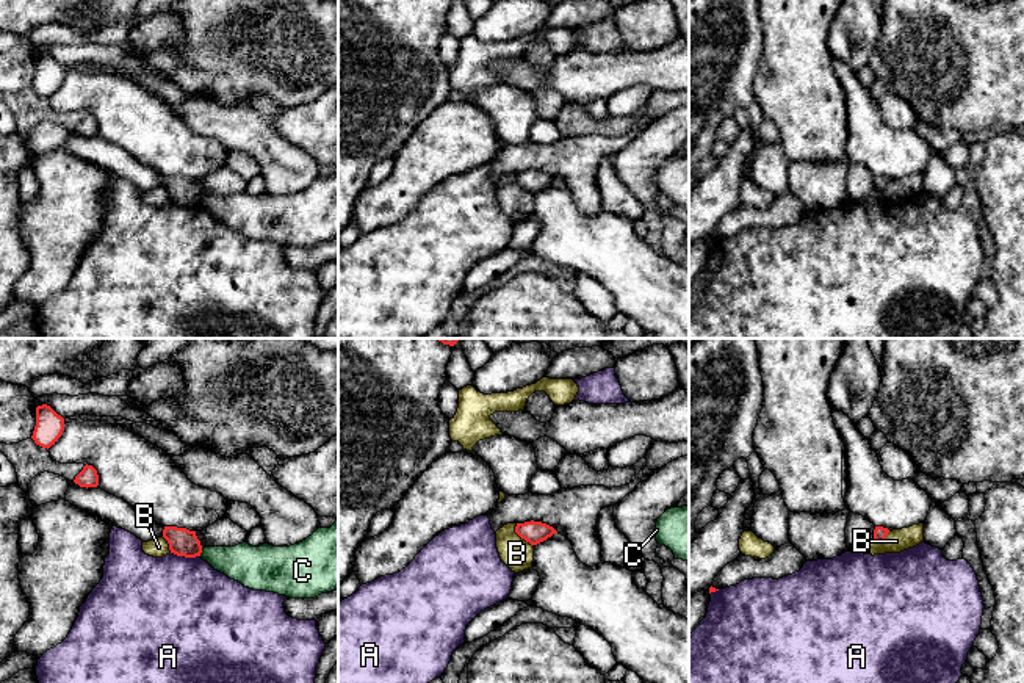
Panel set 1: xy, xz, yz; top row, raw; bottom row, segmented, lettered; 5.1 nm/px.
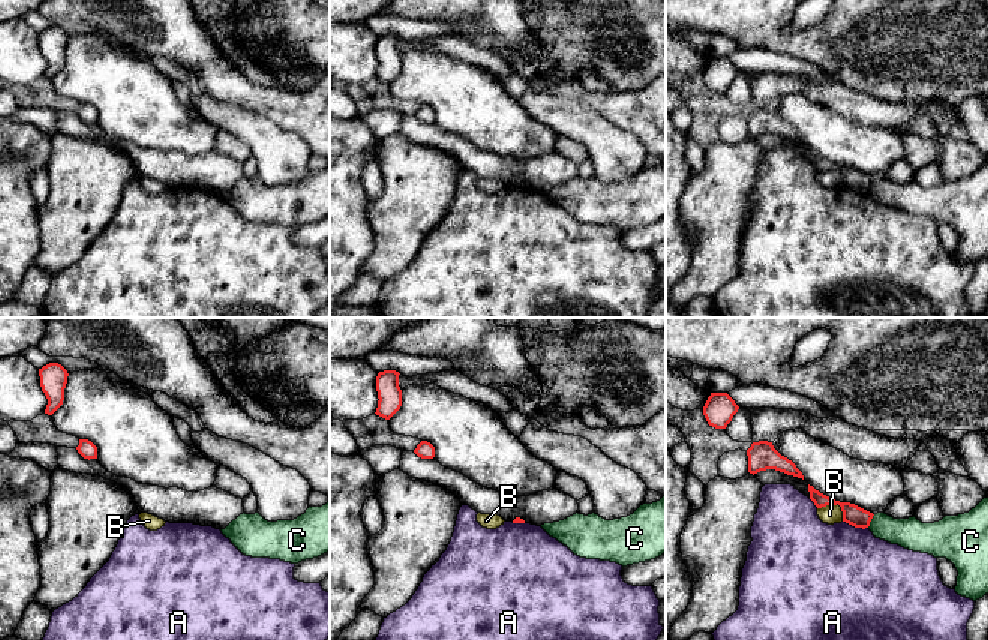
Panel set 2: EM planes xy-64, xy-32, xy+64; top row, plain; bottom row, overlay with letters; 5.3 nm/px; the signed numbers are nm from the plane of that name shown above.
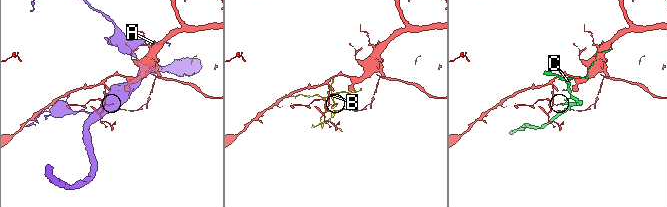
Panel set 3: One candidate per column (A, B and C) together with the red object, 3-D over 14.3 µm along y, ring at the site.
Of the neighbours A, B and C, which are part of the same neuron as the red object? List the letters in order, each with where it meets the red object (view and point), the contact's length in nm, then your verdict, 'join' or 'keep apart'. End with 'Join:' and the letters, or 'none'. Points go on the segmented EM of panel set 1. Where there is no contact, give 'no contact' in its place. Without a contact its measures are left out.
A: contact xy (185, 556); length 150 nm; keep apart
B: contact xz (520, 536); length 150 nm; keep apart
C: contact xy (201, 552); length 40 nm; keep apart
Join: none

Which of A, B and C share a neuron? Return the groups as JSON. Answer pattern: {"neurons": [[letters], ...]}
{"neurons": [["A"], ["B"], ["C"]]}

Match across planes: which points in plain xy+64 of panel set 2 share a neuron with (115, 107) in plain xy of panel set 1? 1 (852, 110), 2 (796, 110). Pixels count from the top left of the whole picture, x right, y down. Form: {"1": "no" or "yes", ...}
{"1": "no", "2": "yes"}

